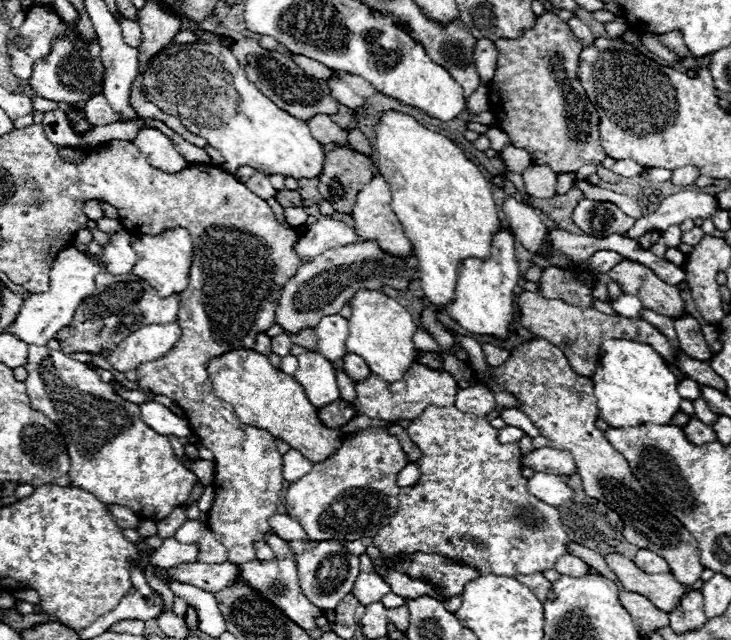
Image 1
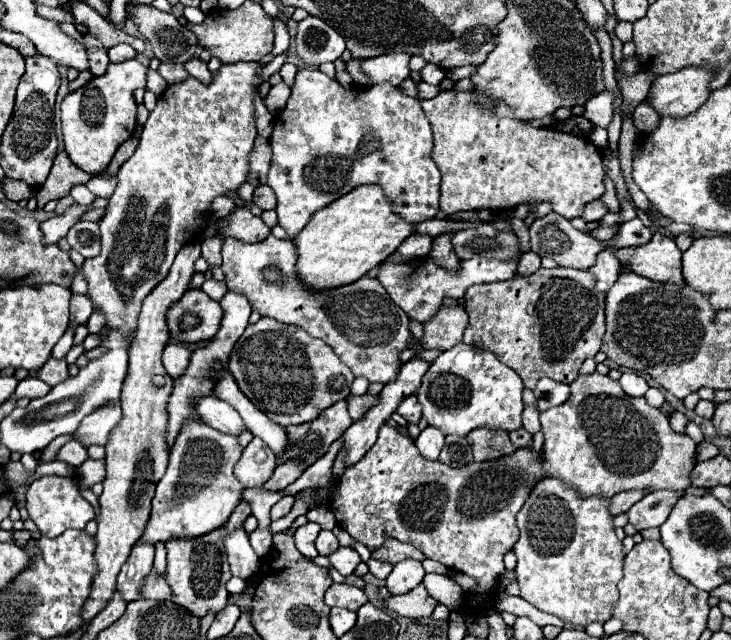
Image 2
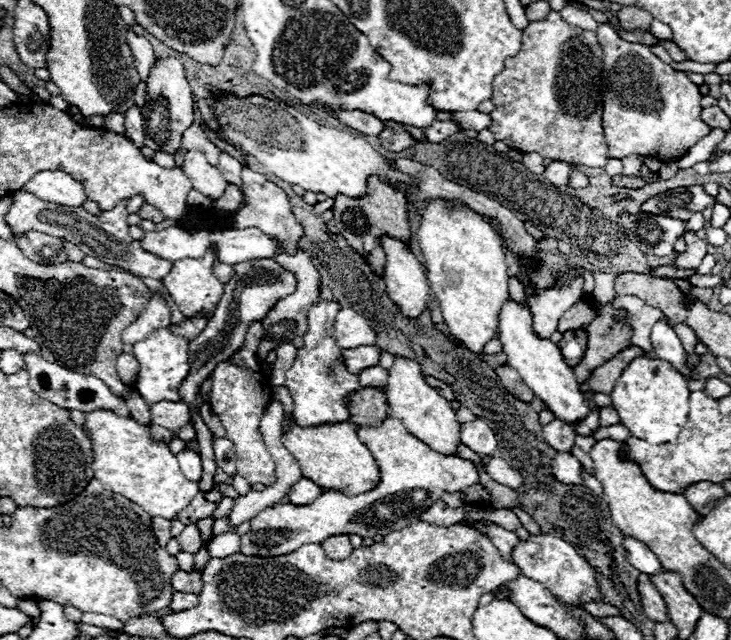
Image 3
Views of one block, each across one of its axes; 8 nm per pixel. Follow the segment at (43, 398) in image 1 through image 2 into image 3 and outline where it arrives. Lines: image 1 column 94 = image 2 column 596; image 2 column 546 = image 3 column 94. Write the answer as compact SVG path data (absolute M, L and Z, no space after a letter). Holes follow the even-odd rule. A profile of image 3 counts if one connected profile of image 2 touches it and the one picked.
M110 410L86 412L84 420L86 420L84 428L88 430L88 438L92 442L94 478L98 478L104 484L104 488L108 488L110 492L122 494L128 500L132 500L134 504L140 504L140 508L144 508L144 512L148 512L150 516L160 516L166 520L176 520L176 514L190 504L190 500L192 500L192 496L196 496L196 492L200 492L198 482L190 482L180 472L176 456L170 452L170 446L166 442L154 442L150 438L148 424L138 424L134 418L122 418Z

